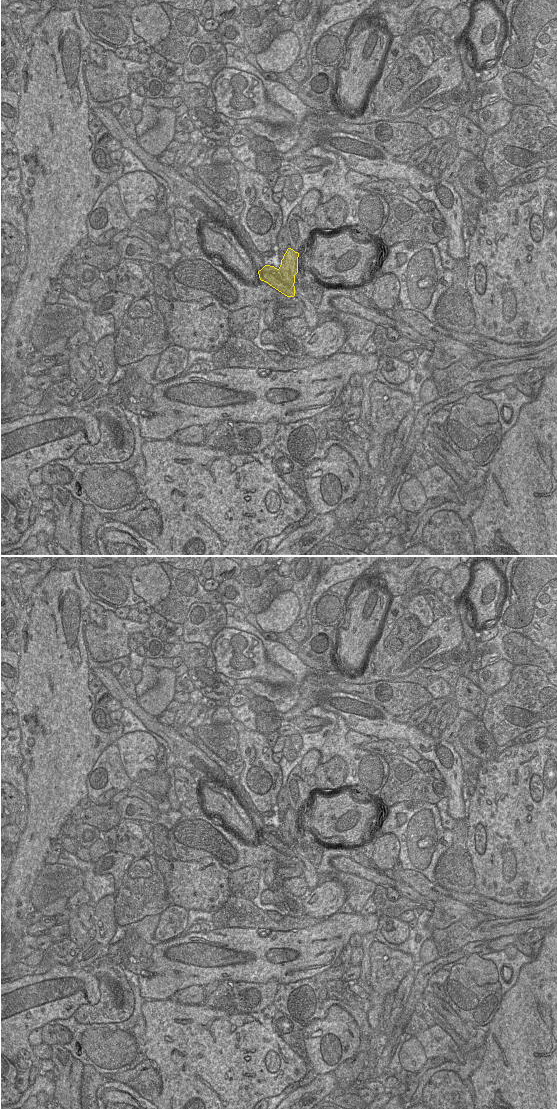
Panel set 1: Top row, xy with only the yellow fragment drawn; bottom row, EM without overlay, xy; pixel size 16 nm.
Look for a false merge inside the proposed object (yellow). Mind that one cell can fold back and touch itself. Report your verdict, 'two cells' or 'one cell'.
two cells

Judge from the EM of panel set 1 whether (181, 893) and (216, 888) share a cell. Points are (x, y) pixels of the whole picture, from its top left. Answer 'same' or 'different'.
same

